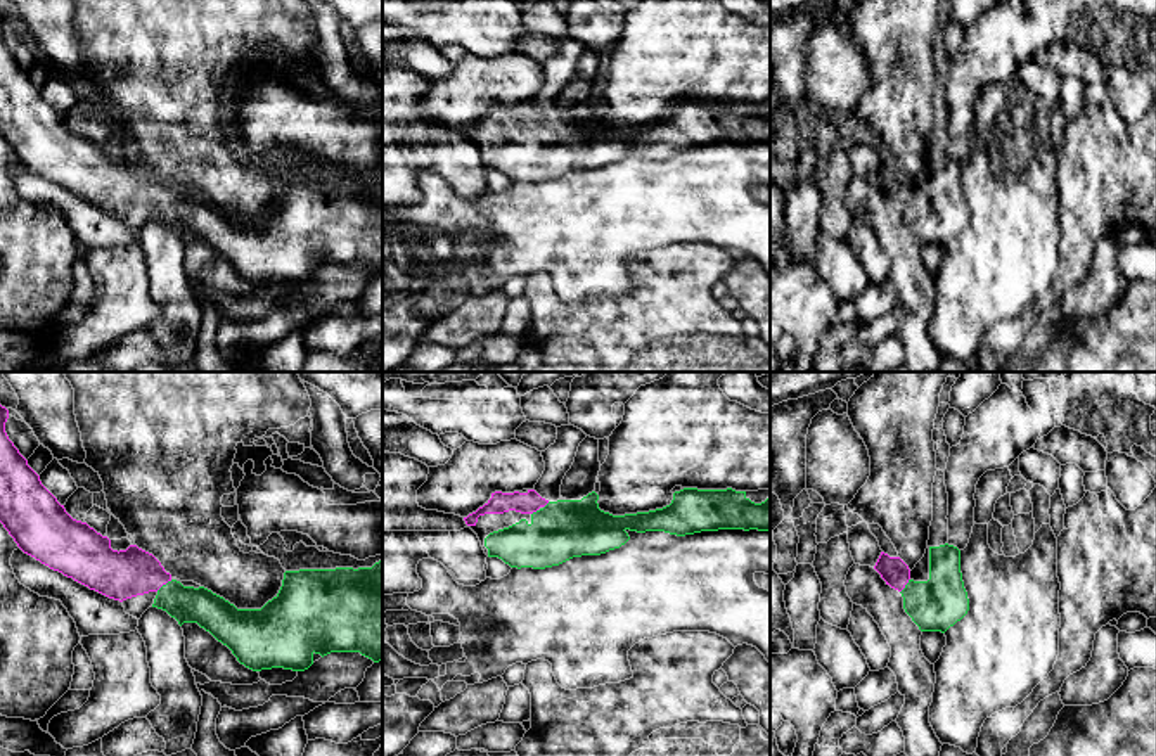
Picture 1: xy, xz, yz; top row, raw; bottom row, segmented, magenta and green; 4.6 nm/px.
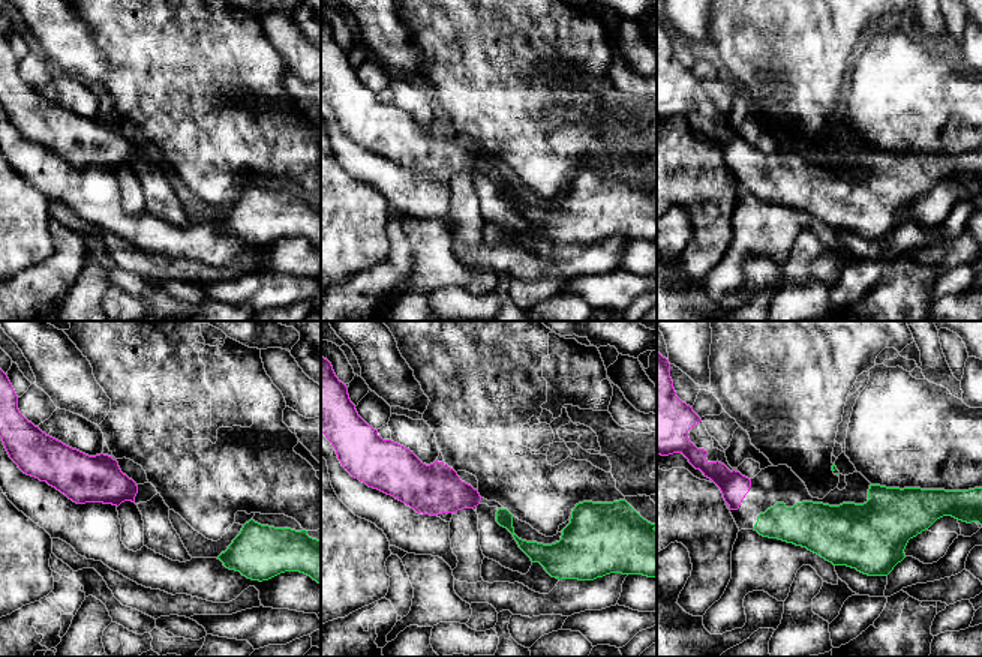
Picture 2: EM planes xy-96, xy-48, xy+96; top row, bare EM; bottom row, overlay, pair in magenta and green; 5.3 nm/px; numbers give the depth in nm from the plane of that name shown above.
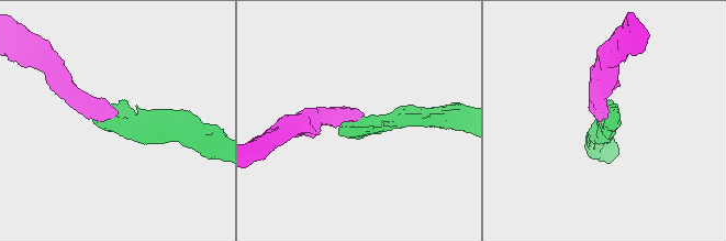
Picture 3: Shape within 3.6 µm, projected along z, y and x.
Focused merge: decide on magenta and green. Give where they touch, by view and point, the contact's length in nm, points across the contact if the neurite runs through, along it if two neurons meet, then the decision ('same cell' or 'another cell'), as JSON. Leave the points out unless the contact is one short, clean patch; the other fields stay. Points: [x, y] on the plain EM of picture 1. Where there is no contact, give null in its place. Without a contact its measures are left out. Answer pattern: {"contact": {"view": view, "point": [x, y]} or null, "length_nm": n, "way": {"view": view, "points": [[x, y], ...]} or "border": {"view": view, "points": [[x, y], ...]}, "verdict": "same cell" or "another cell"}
{"contact": {"view": "xy", "point": [163, 196]}, "length_nm": 90, "way": {"view": "xy", "points": [[122, 187], [149, 187], [163, 196], [187, 217]]}, "verdict": "same cell"}

